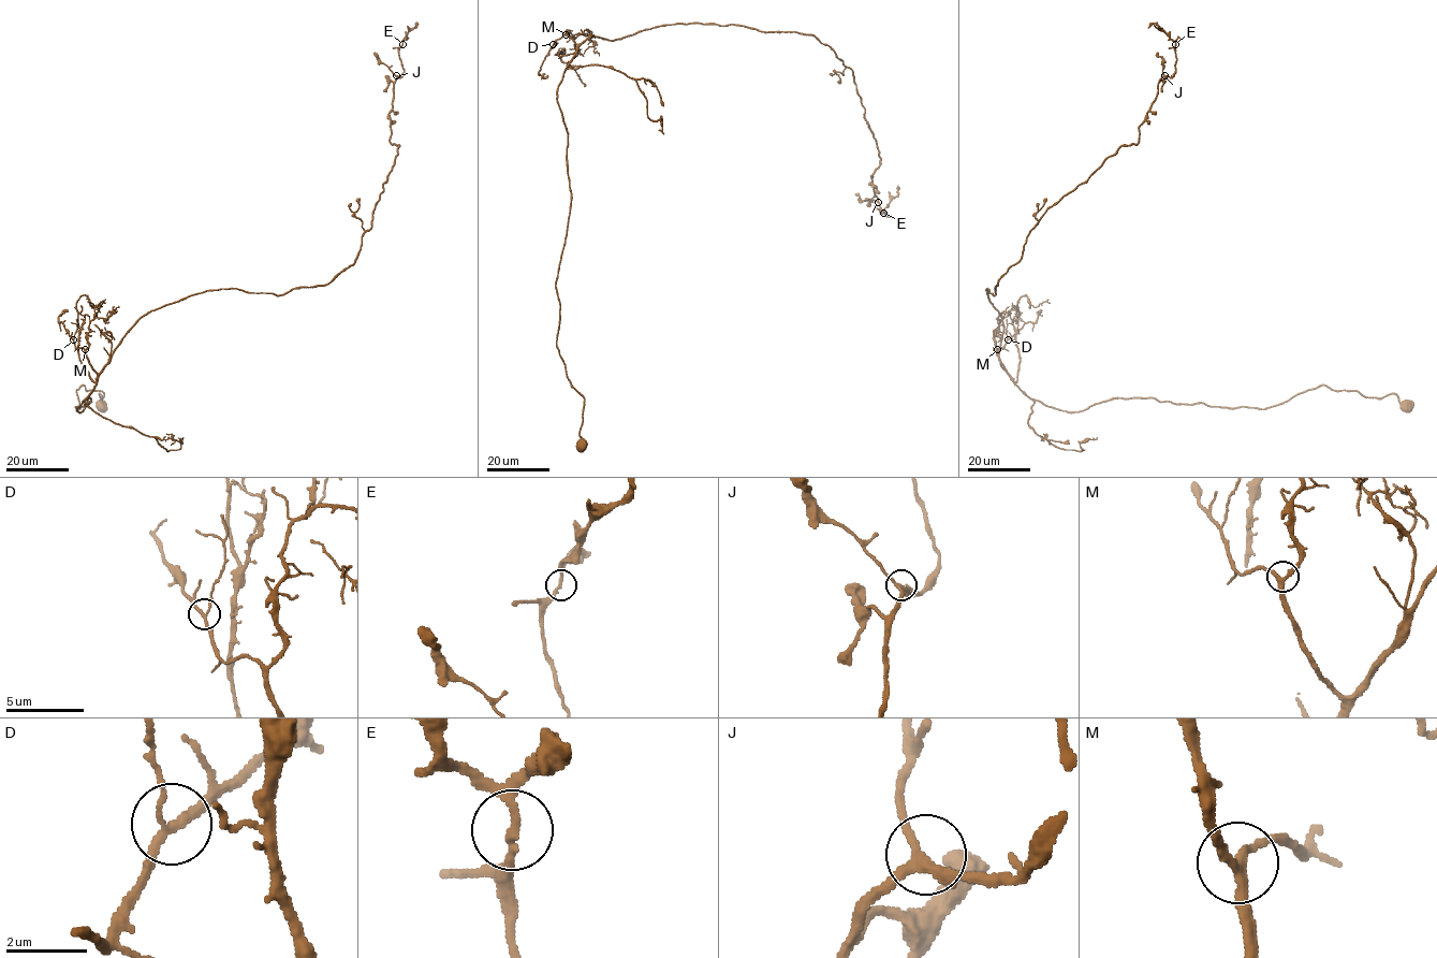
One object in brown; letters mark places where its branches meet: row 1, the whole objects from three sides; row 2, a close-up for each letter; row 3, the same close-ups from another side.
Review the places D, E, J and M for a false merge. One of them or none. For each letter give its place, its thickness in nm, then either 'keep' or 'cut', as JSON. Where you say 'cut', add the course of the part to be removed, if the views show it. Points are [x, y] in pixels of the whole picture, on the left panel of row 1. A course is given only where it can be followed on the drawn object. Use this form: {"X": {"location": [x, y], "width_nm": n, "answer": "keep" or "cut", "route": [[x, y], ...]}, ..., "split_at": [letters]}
{"D": {"location": [73, 339], "width_nm": 180, "answer": "keep"}, "E": {"location": [402, 44], "width_nm": 160, "answer": "keep"}, "J": {"location": [396, 75], "width_nm": 240, "answer": "keep"}, "M": {"location": [85, 349], "width_nm": 240, "answer": "keep"}, "split_at": []}

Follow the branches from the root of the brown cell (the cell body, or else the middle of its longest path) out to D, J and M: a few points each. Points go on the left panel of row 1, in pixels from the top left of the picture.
D: (101, 405), (103, 393), (82, 386), (75, 406), (90, 402), (76, 410), (97, 373), (73, 339)
J: (101, 405), (76, 391), (81, 411), (151, 310), (328, 284), (354, 262), (399, 145), (396, 75)
M: (101, 405), (103, 393), (82, 386), (75, 406), (90, 402), (76, 410), (97, 377), (85, 349)

